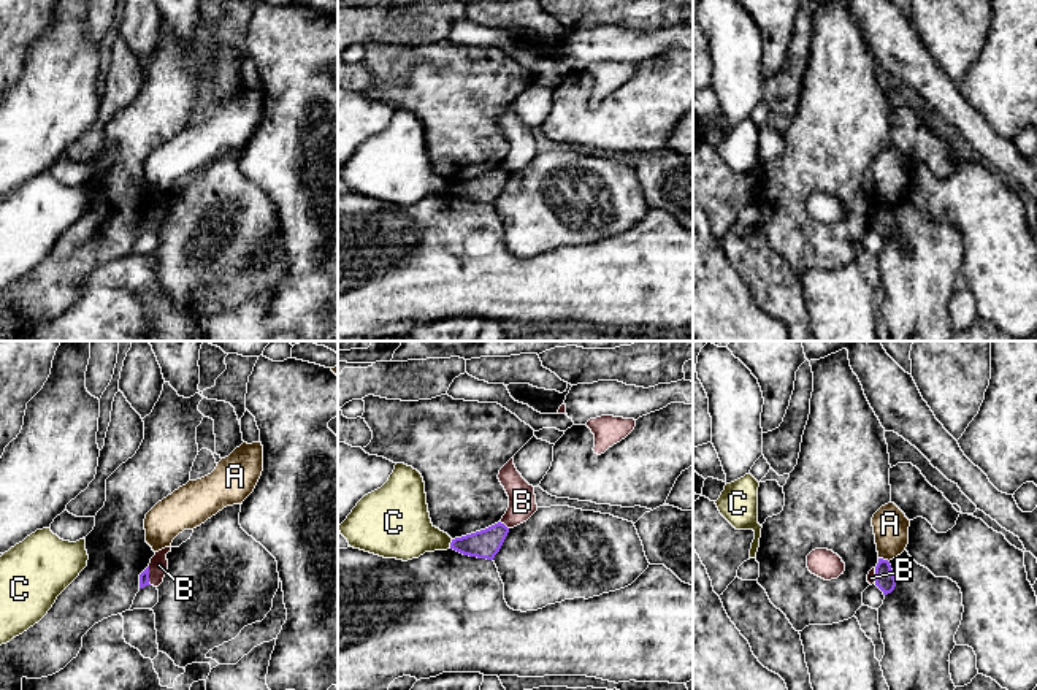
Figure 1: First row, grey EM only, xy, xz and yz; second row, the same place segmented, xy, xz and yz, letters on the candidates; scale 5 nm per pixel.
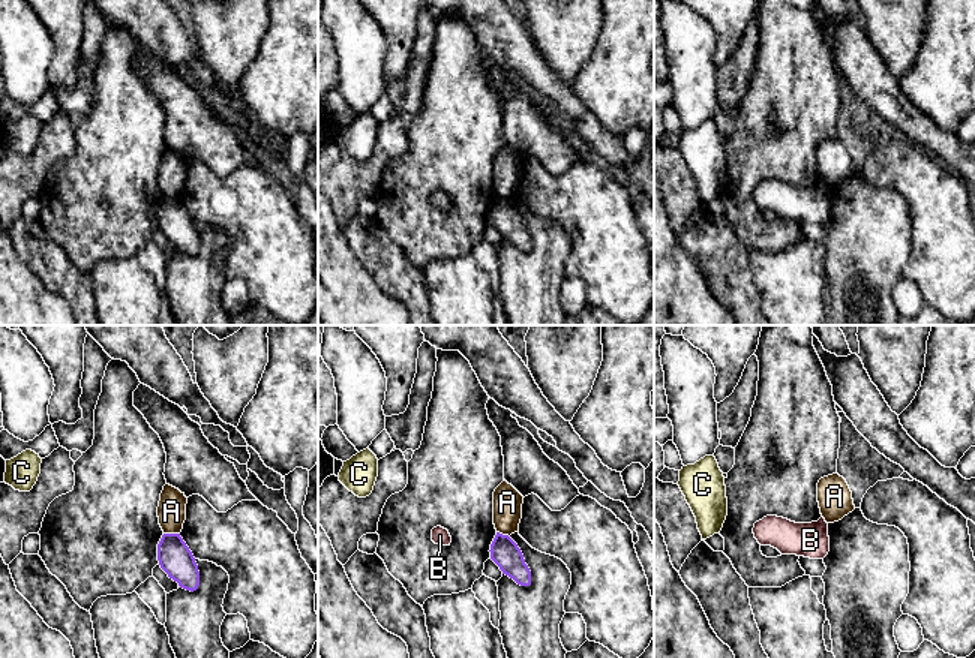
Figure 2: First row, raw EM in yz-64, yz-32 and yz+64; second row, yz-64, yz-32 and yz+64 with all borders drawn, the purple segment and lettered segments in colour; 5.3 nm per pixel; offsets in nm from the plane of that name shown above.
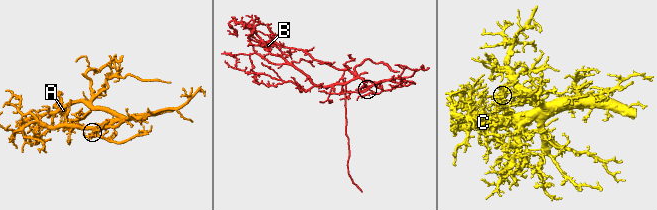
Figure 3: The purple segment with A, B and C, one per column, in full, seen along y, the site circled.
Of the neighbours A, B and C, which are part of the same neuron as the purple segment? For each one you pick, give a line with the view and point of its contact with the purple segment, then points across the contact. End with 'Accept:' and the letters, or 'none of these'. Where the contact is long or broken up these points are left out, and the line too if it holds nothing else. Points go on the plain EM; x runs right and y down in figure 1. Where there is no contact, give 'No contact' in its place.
Accept: none of these

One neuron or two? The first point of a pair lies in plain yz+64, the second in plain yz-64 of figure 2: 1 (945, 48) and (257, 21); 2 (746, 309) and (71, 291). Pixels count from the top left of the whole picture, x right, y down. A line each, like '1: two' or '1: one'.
1: two
2: one

